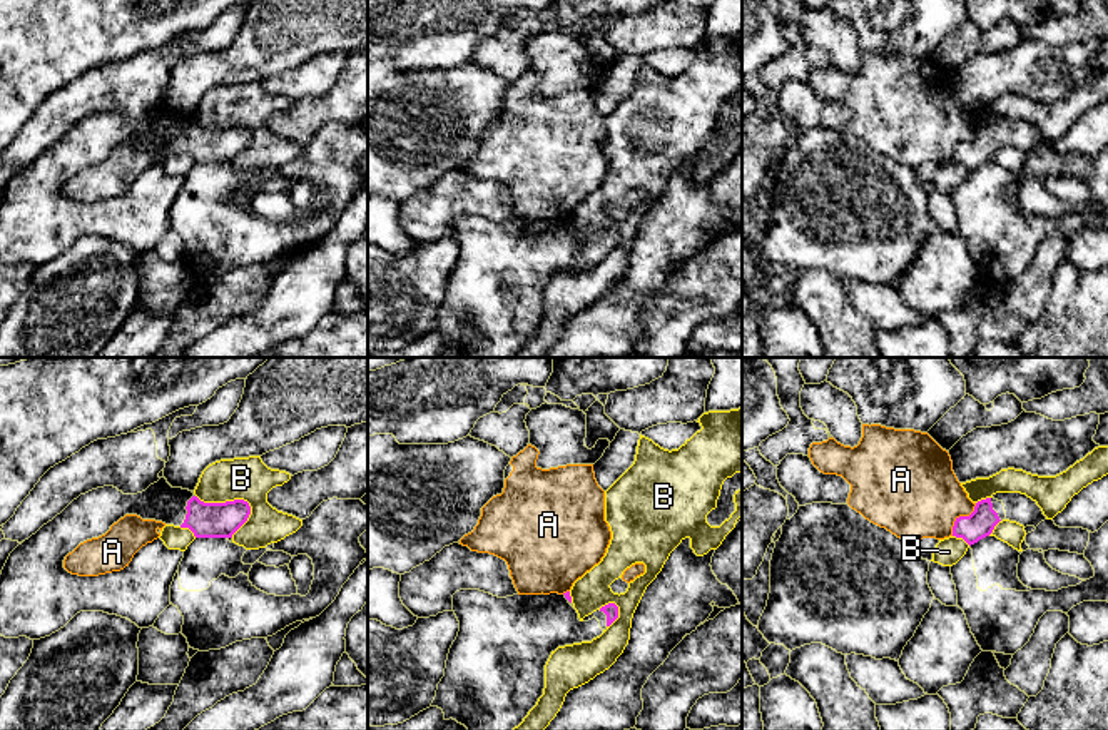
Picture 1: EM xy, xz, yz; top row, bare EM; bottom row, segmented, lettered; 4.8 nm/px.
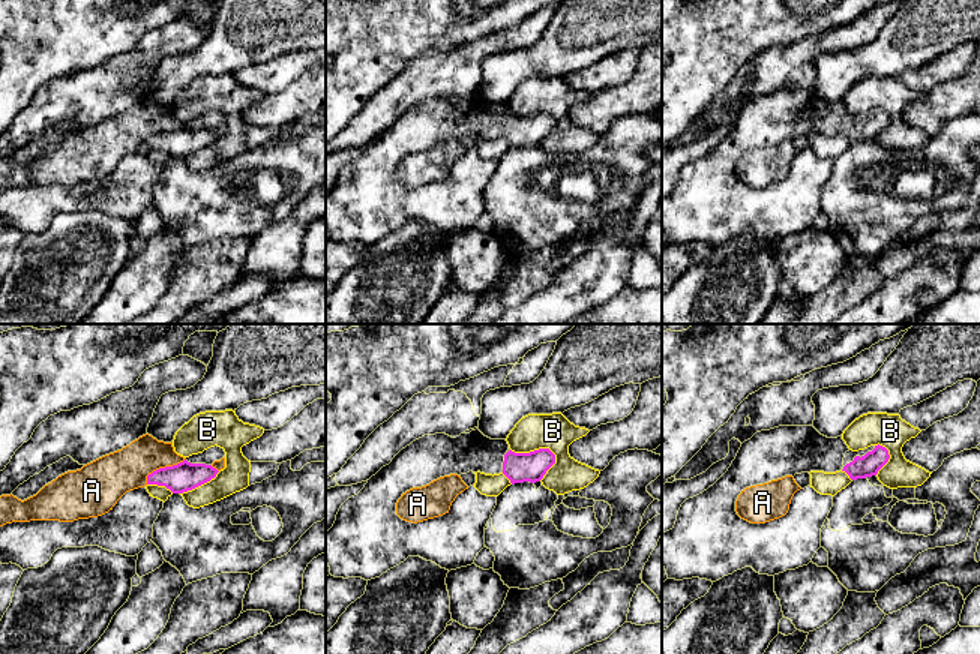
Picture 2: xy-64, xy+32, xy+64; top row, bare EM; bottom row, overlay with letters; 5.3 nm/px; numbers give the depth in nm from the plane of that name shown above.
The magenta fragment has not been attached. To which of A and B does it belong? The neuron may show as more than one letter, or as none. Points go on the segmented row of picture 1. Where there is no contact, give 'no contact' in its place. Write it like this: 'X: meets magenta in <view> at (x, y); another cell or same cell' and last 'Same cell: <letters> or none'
A: meets magenta in yz at (960, 517); another cell
B: meets magenta in xy at (228, 501); another cell
Same cell: none

